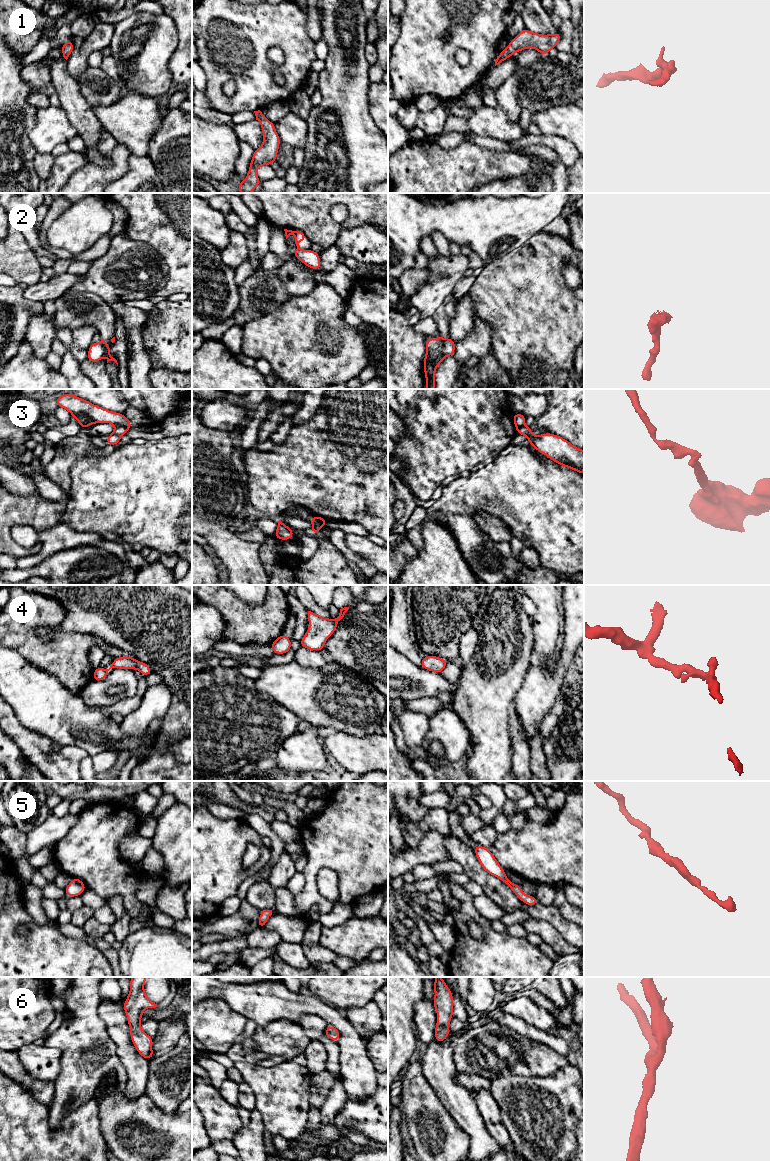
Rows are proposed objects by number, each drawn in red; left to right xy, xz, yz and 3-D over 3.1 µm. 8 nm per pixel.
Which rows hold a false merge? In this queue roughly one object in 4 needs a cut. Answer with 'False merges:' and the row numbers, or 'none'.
False merges: 2, 3

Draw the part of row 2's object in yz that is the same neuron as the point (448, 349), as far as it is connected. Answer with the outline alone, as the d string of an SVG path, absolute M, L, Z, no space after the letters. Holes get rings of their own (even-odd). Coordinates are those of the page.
M449 337L444 341L442 350L441 350L441 355L443 359L447 356L454 356L455 345L456 345L456 342L454 342Z

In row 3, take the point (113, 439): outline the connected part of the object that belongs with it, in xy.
M116 426L111 435L109 435L105 440L107 445L119 445L120 438L127 434L128 429L122 426Z

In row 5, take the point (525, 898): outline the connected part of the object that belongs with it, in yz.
M477 844L477 846L472 849L478 857L482 868L490 875L495 876L503 881L524 904L527 904L529 906L535 906L539 903L536 897L524 894L522 892L521 885L514 884L510 881L510 879L505 875L504 869L495 859L491 850L479 844Z

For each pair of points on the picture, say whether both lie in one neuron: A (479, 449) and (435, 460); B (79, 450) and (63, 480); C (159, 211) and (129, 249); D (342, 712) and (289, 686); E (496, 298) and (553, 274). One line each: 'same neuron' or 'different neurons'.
A: same neuron
B: same neuron
C: different neurons
D: same neuron
E: same neuron

